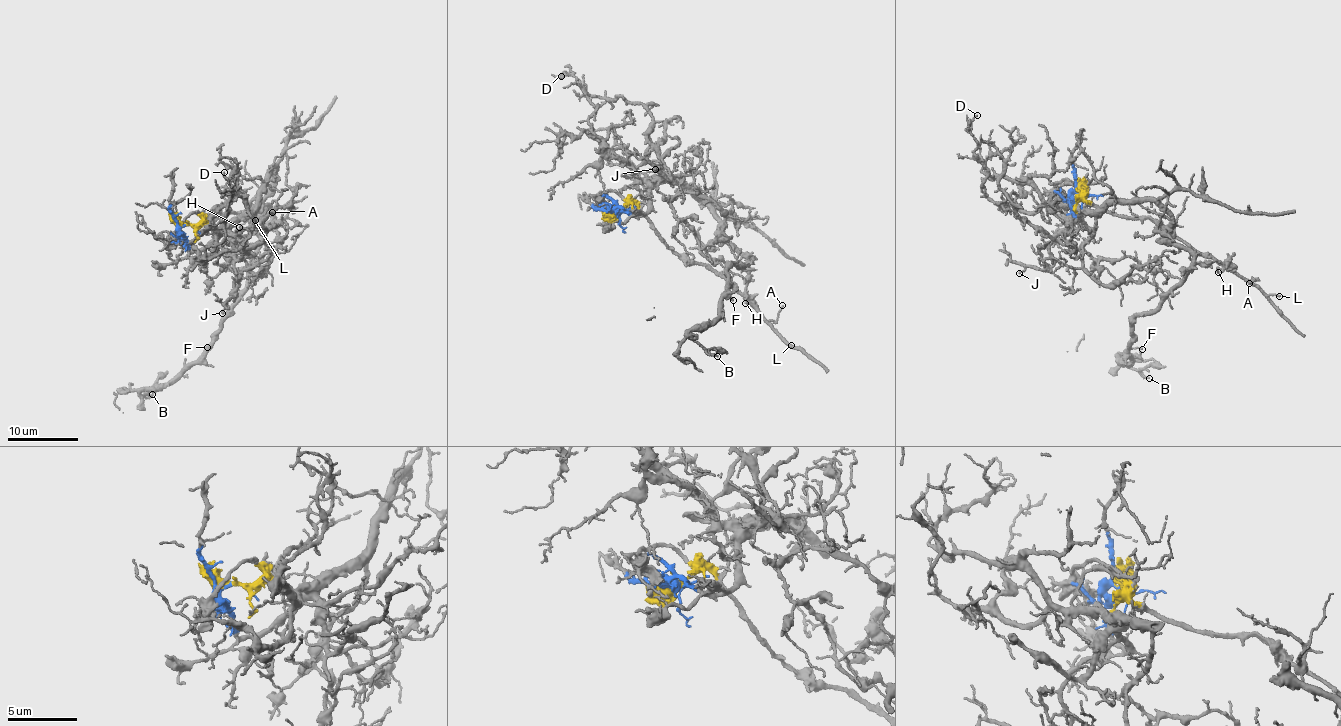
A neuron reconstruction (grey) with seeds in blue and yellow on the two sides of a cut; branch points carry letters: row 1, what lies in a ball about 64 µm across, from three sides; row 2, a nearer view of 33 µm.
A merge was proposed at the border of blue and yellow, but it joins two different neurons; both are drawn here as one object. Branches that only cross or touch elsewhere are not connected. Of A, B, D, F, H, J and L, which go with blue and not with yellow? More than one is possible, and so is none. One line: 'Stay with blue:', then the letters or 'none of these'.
Stay with blue: B, D, F, J

